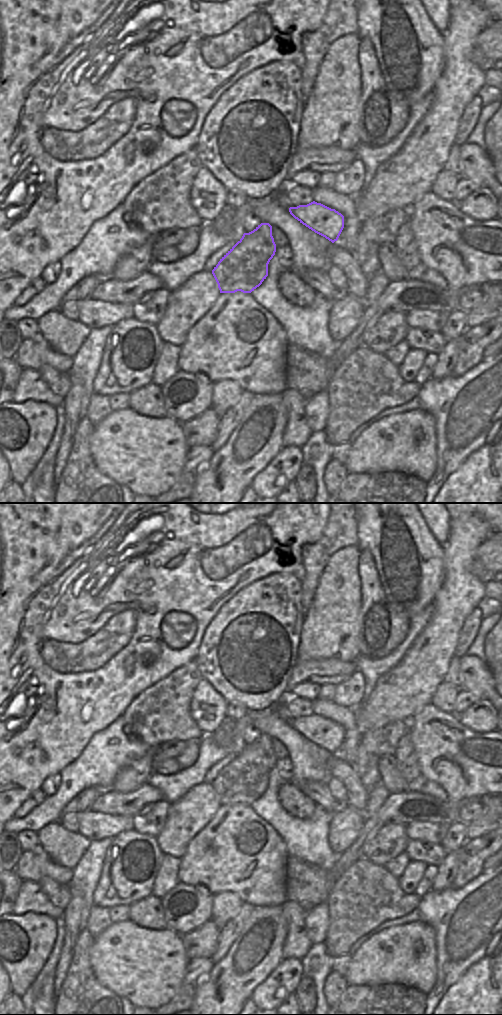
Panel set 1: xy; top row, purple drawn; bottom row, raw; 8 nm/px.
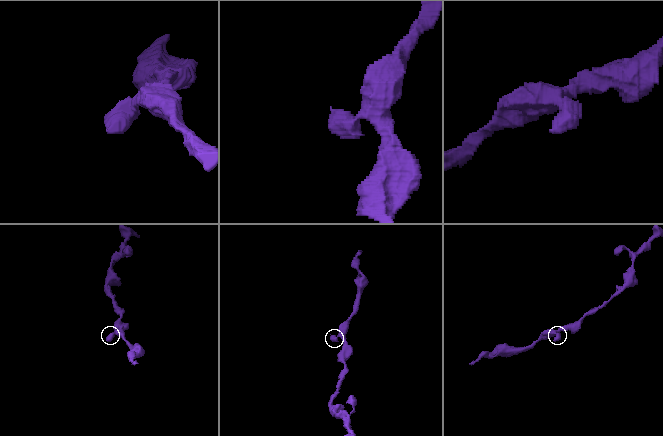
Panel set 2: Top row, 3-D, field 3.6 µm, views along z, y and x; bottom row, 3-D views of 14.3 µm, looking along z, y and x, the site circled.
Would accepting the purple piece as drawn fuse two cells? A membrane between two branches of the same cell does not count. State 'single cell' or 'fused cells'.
single cell

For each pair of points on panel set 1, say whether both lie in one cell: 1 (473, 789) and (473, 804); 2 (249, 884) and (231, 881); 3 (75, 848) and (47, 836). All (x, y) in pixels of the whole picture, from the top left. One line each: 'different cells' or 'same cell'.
1: different cells
2: same cell
3: same cell

